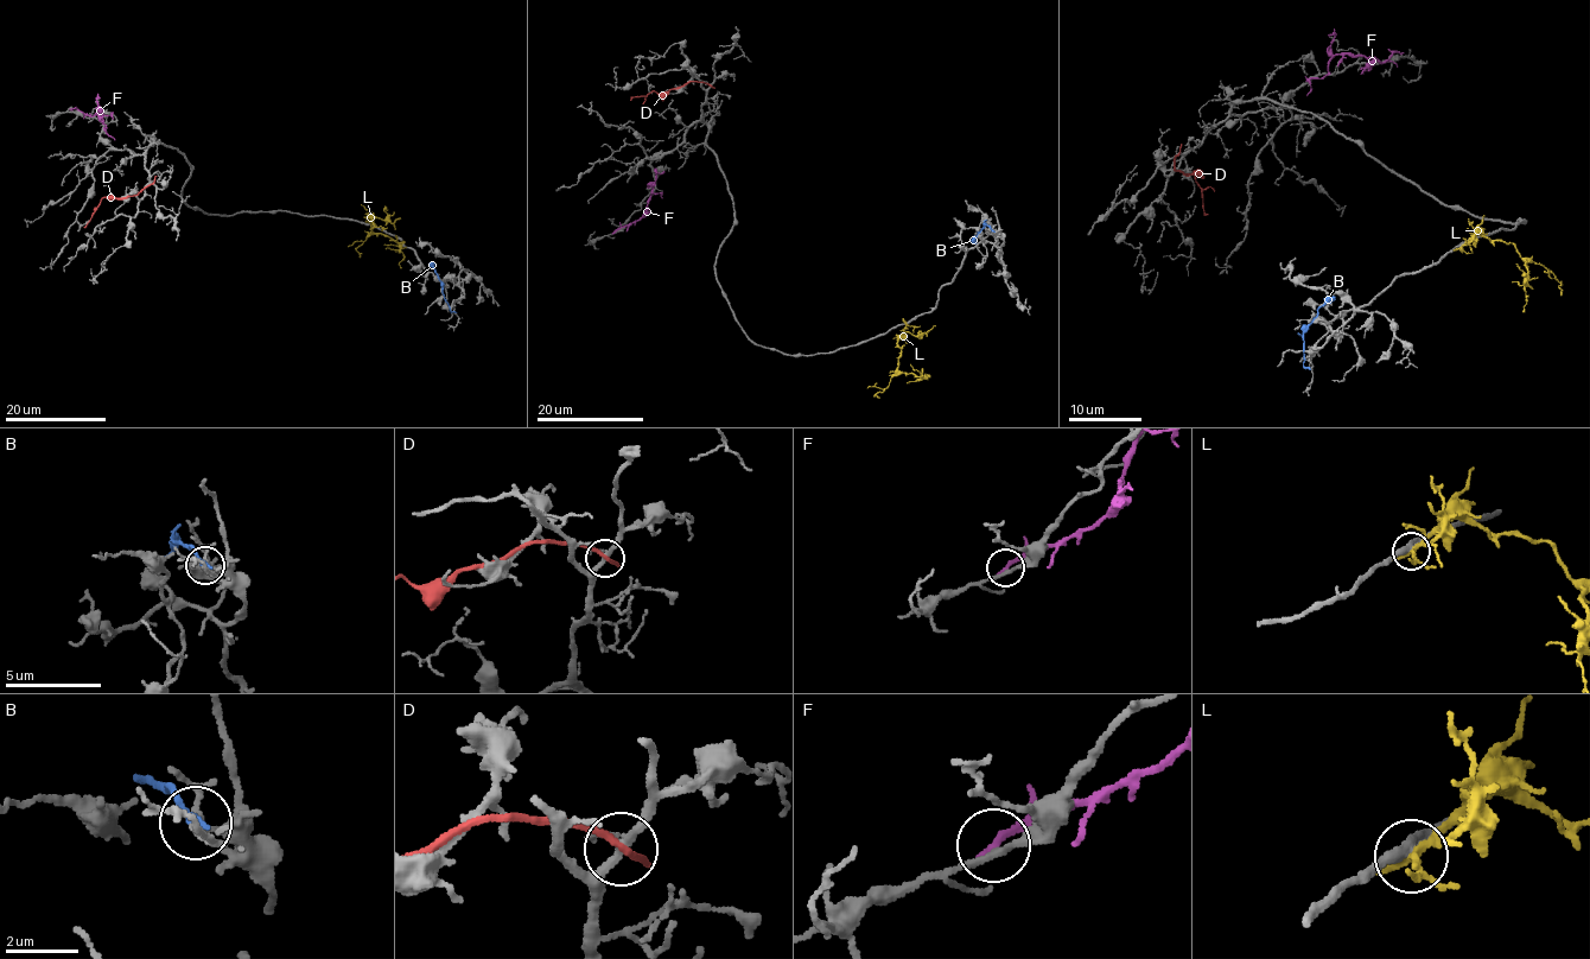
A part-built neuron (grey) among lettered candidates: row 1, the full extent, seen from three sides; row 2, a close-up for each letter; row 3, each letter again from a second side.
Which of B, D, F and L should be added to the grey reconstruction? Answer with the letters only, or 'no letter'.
no letter

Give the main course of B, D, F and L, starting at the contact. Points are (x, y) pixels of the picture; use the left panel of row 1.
B: (455, 311), (450, 310), (431, 262)
D: (153, 184), (125, 198), (105, 197), (84, 228)
F: (71, 110), (77, 108), (95, 115), (101, 112), (106, 132), (115, 140)
L: (374, 227), (369, 217), (371, 232), (386, 234), (399, 245), (404, 258), (399, 264), (401, 267)

